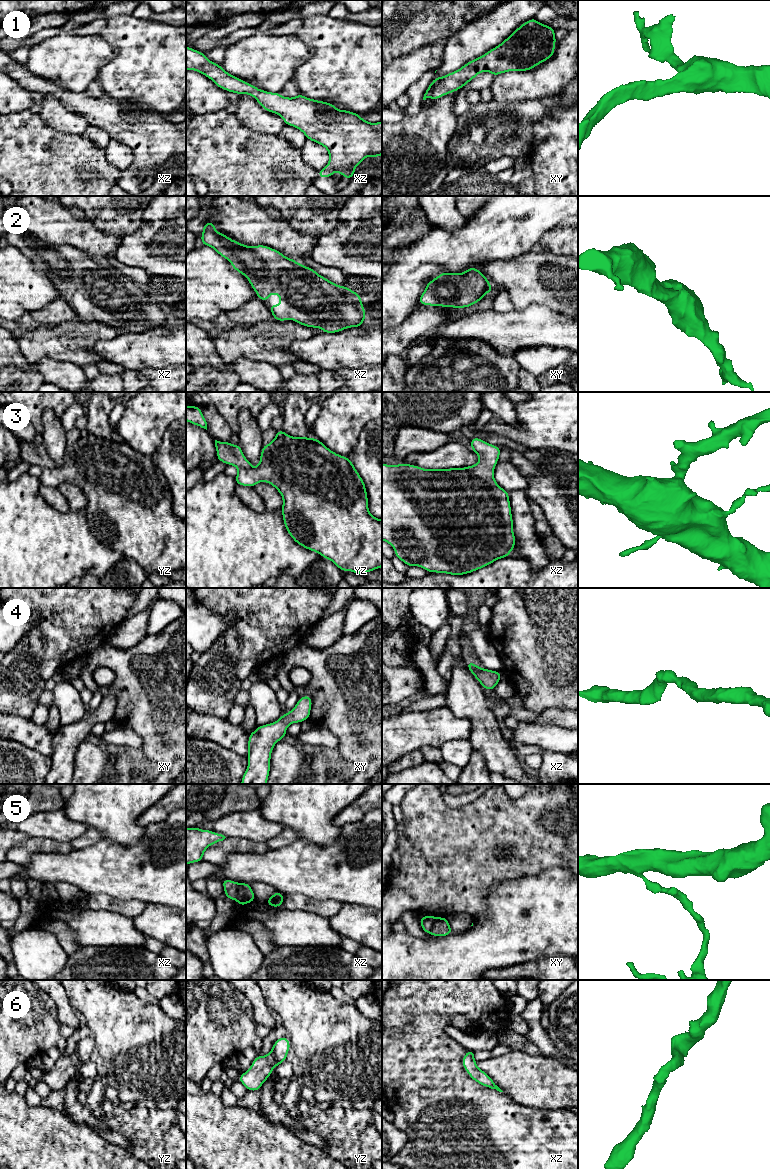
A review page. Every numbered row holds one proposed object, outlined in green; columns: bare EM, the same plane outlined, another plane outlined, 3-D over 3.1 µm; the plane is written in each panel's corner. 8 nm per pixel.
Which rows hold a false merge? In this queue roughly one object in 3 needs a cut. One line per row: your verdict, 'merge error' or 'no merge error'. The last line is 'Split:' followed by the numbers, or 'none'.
1: no merge error
2: no merge error
3: no merge error
4: no merge error
5: merge error
6: no merge error
Split: 5

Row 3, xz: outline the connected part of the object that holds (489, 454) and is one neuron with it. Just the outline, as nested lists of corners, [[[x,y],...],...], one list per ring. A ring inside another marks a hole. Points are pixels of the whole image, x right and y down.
[[[477,437],[470,439],[470,448],[478,455],[479,462],[468,467],[424,469],[404,462],[399,465],[382,463],[382,540],[394,548],[395,557],[408,567],[419,566],[428,573],[460,576],[509,557],[514,550],[516,539],[509,492],[494,479],[500,447]]]

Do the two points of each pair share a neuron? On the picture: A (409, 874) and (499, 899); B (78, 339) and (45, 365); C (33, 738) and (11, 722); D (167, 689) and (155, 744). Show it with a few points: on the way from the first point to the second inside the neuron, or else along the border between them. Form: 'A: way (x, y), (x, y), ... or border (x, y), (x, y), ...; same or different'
A: border (504, 881), (488, 889), (486, 908), (476, 917); different
B: border (76, 363), (41, 358), (34, 364); different
C: way (28, 736), (16, 727); same
D: way (167, 703), (167, 730); same

